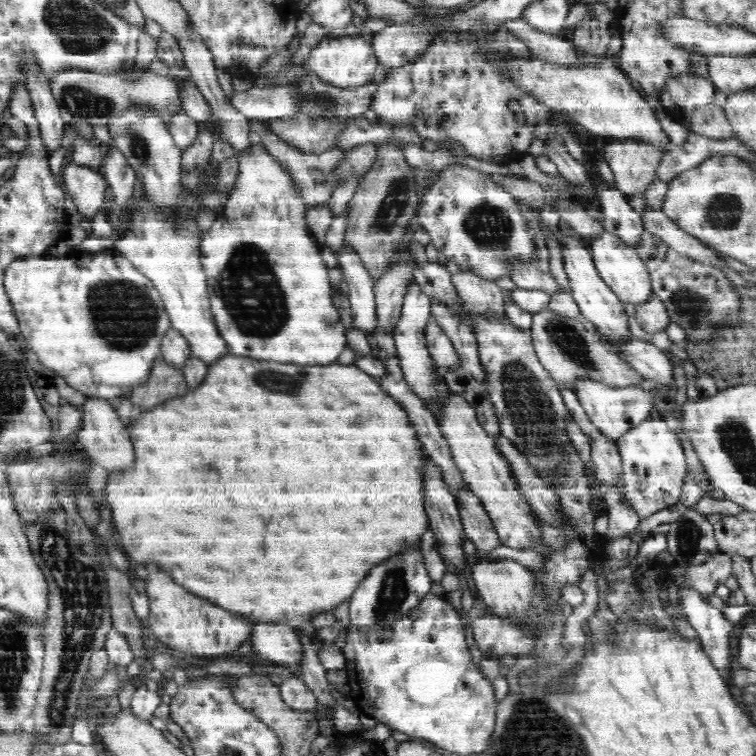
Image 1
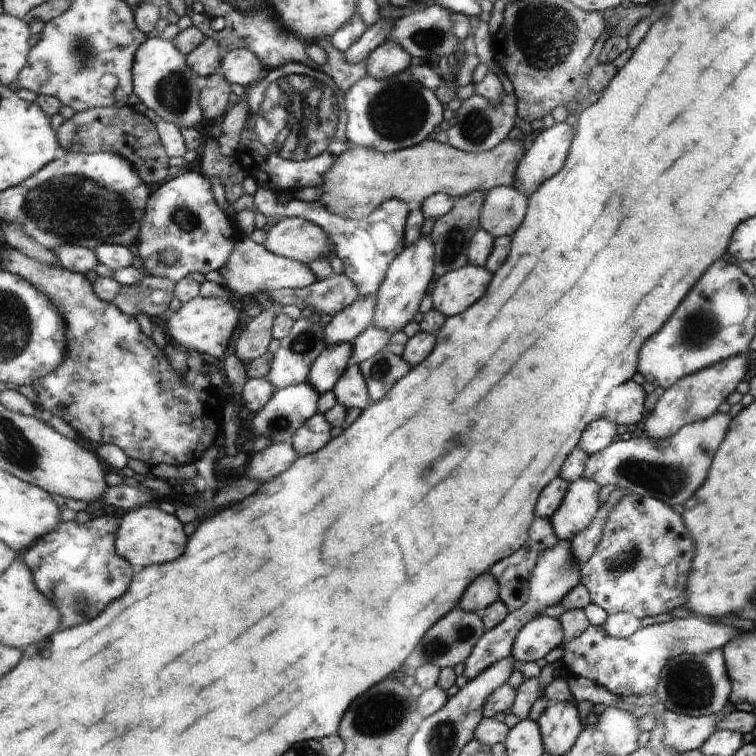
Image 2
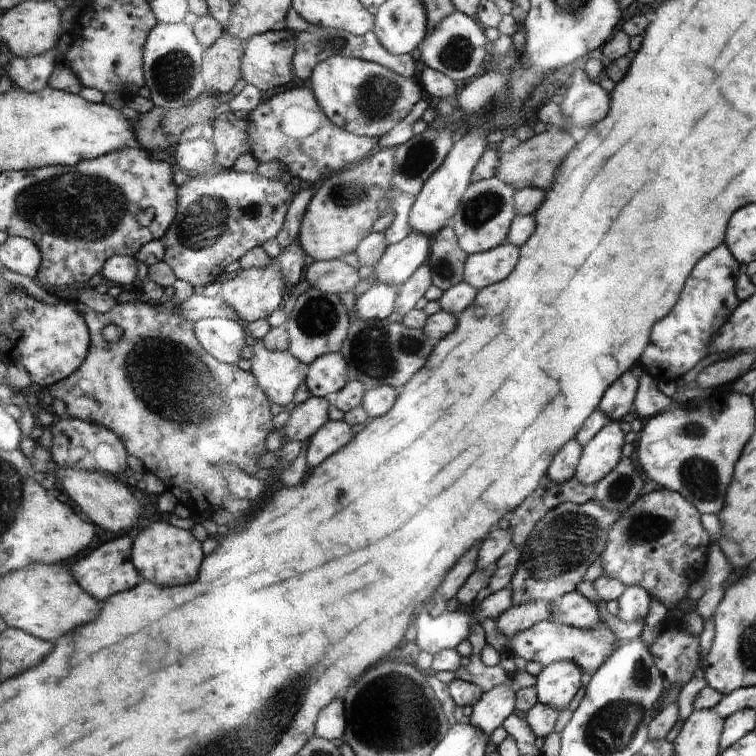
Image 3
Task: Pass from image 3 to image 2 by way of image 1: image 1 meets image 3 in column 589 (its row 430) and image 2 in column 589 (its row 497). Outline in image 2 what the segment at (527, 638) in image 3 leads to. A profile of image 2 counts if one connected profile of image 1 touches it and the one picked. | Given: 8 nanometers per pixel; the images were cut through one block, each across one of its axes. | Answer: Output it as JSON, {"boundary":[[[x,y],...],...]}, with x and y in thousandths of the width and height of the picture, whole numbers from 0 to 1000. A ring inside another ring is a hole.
{"boundary":[[[914,816],[848,829],[833,843],[812,843],[799,827],[779,827],[763,844],[742,854],[746,860],[742,874],[758,894],[775,897],[815,922],[854,921],[866,917],[873,889],[889,870],[903,864],[930,866],[955,860],[971,841],[974,833],[968,828]]]}

